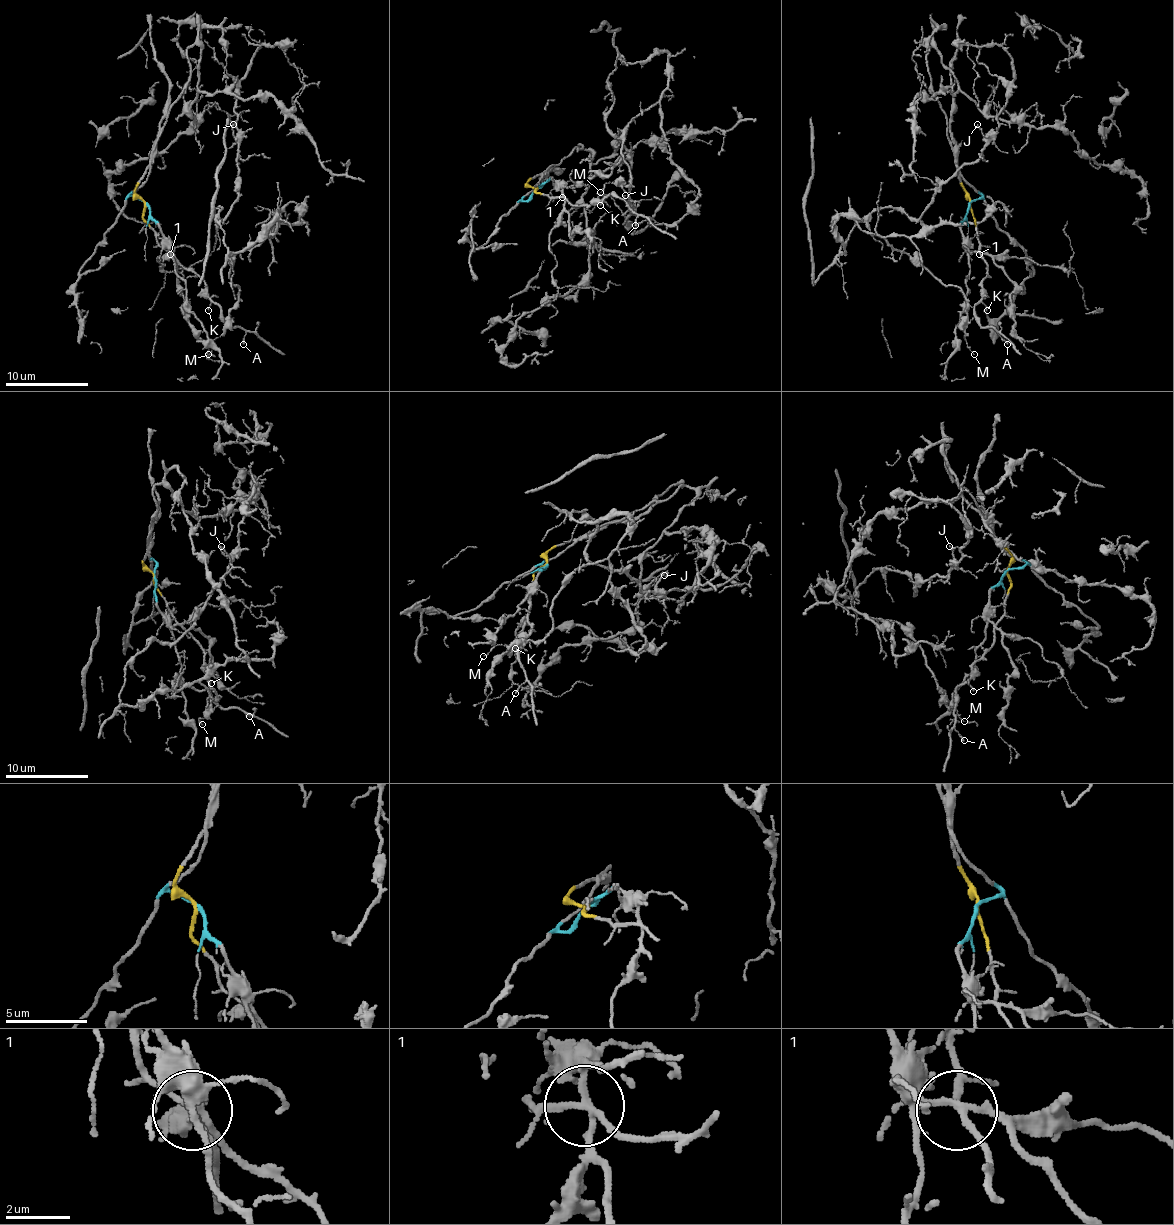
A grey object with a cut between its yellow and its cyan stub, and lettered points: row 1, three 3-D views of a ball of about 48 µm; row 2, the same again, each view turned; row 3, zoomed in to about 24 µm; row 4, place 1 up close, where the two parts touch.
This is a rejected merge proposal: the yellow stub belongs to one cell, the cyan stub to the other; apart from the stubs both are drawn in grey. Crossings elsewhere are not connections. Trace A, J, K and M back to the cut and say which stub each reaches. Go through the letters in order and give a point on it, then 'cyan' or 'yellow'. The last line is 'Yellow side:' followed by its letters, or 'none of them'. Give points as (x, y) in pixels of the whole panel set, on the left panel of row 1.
A: at (243, 344); yellow
J: at (233, 124); cyan
K: at (208, 310); yellow
M: at (208, 354); cyan
Yellow side: A, K

